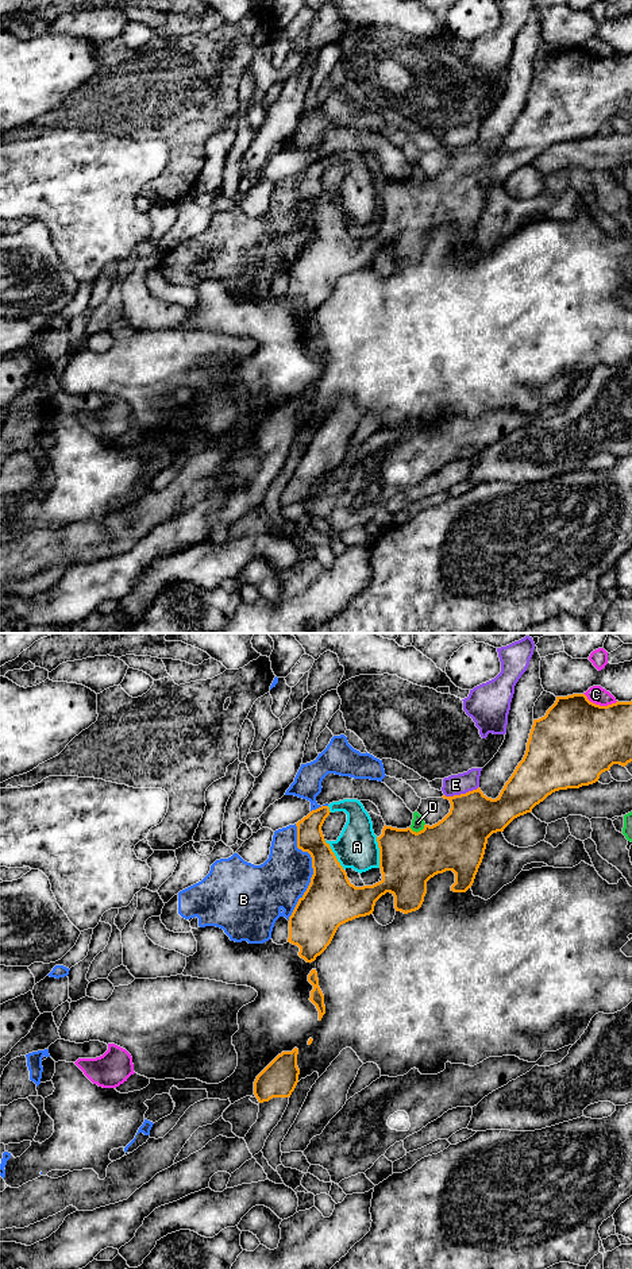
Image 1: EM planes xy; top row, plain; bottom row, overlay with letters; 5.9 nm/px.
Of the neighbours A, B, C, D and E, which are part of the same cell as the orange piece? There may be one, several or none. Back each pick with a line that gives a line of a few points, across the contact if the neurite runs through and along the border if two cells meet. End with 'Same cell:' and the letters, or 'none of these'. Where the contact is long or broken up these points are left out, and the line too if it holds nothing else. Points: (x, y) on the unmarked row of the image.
Same cell: A

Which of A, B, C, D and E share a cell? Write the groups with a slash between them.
A / B / C / D / E

